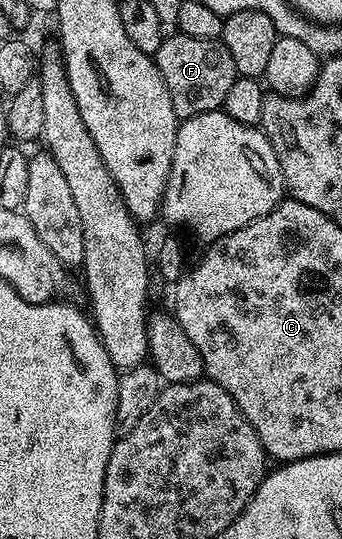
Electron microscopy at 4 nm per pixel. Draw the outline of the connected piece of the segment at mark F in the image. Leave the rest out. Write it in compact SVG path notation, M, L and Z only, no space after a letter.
M180 32L162 37L155 61L163 76L163 84L167 84L171 108L175 108L181 120L222 109L227 100L227 91L239 77L235 60L231 60L231 52L227 52L220 40L195 40L195 36Z

